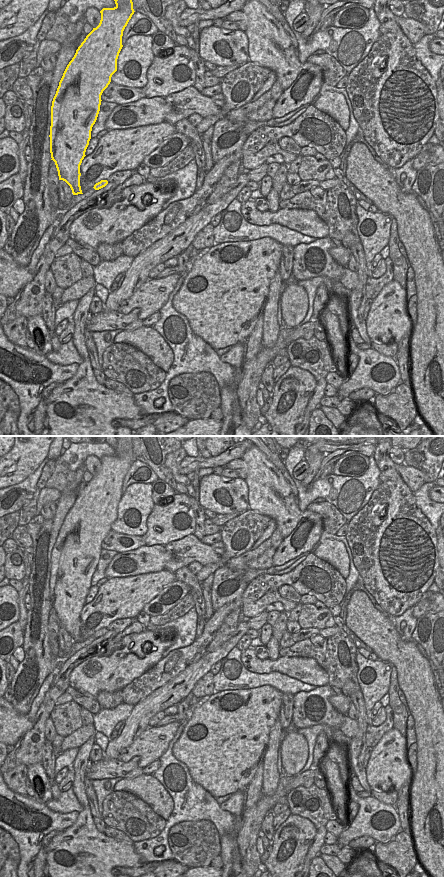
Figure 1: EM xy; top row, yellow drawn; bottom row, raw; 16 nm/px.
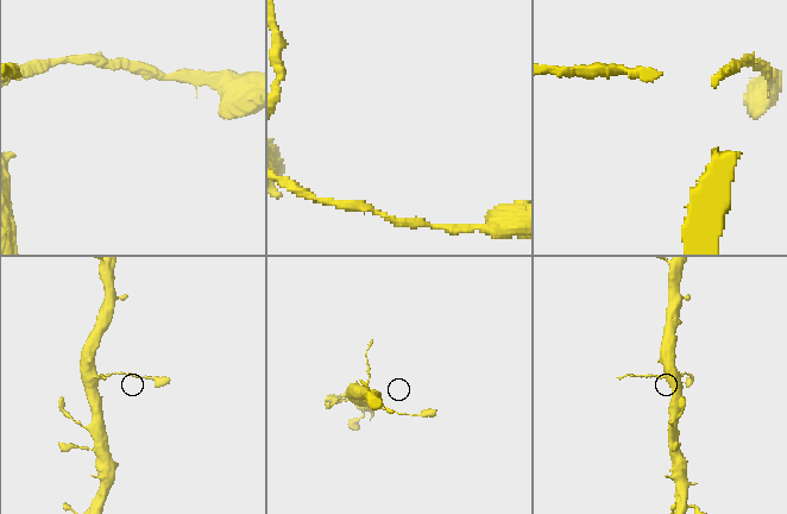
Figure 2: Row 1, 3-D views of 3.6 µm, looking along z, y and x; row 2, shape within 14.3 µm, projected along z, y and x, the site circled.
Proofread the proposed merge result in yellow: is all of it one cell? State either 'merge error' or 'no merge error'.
merge error

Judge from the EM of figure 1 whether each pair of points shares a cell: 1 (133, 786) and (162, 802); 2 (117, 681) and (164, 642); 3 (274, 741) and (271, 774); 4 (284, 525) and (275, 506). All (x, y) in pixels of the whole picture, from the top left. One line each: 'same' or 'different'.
1: same
2: same
3: same
4: same

